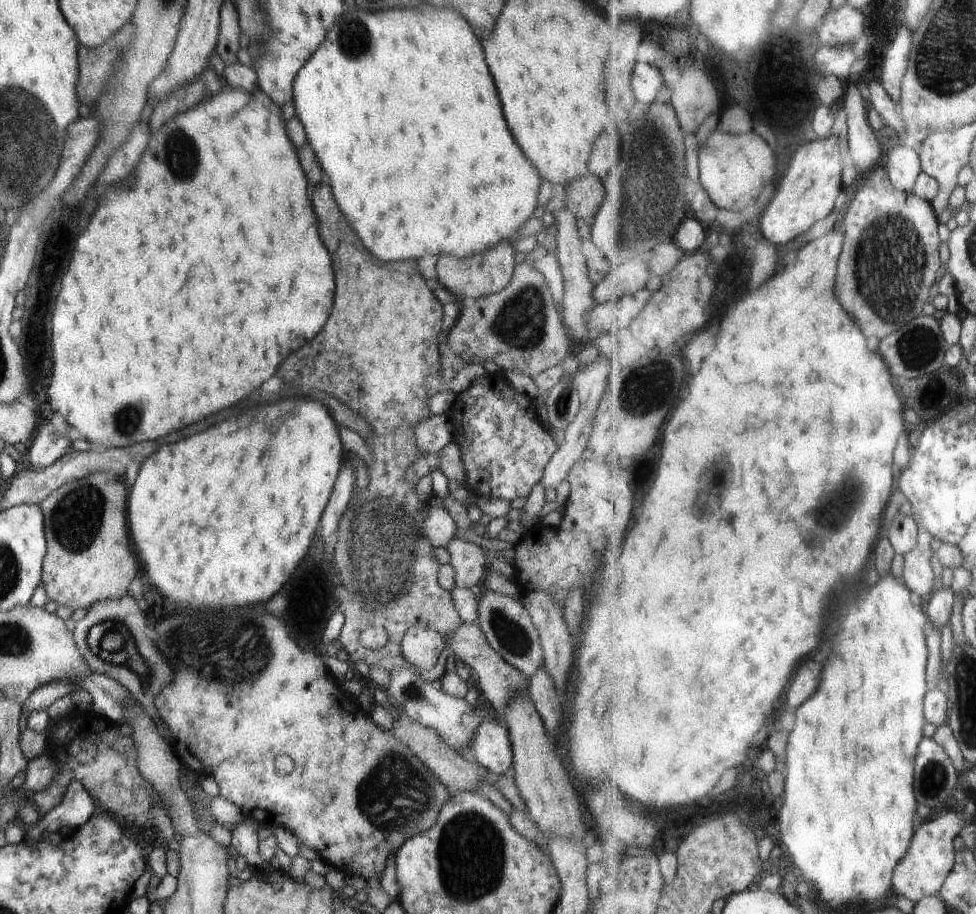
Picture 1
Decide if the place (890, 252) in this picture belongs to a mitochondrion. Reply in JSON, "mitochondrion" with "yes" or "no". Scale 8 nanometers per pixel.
{"mitochondrion":"yes"}

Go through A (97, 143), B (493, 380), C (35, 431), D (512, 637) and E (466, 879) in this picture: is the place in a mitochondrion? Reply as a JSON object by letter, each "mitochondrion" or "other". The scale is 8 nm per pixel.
{"A":"other","B":"other","C":"other","D":"mitochondrion","E":"mitochondrion"}

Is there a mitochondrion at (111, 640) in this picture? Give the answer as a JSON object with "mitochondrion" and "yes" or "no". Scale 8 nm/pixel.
{"mitochondrion":"yes"}

